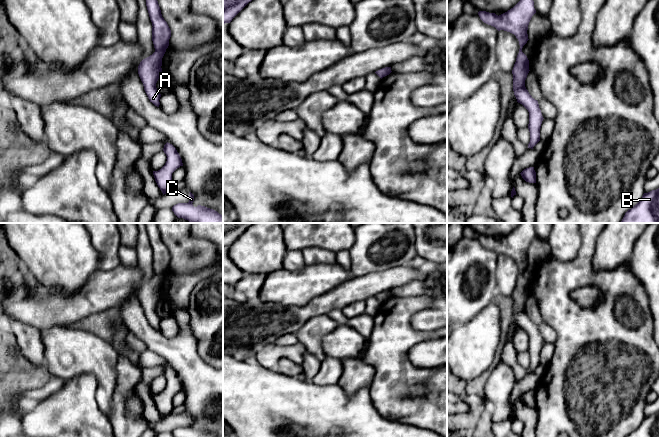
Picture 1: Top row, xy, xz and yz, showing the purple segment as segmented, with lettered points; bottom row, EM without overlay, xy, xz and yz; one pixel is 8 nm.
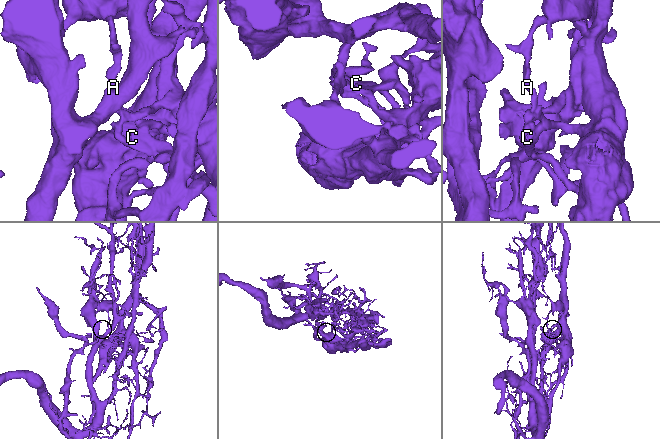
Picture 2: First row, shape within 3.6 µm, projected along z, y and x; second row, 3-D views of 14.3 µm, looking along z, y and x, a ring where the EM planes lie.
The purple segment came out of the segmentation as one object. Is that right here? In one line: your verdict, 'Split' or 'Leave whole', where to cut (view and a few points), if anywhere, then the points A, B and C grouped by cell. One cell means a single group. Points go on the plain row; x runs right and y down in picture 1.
Split. Split along xy (171, 398), (158, 398), (154, 400). Groups: A / B C

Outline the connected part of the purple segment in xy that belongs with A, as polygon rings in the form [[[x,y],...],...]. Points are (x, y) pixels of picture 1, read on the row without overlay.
[[[153,278],[143,283],[138,290],[138,298],[143,307],[144,314],[155,330],[159,331],[161,318],[156,312],[156,307],[162,298],[162,282],[156,283]]]

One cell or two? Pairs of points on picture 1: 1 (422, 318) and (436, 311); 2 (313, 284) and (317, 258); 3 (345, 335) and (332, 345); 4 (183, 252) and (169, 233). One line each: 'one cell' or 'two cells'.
1: one cell
2: two cells
3: one cell
4: one cell

